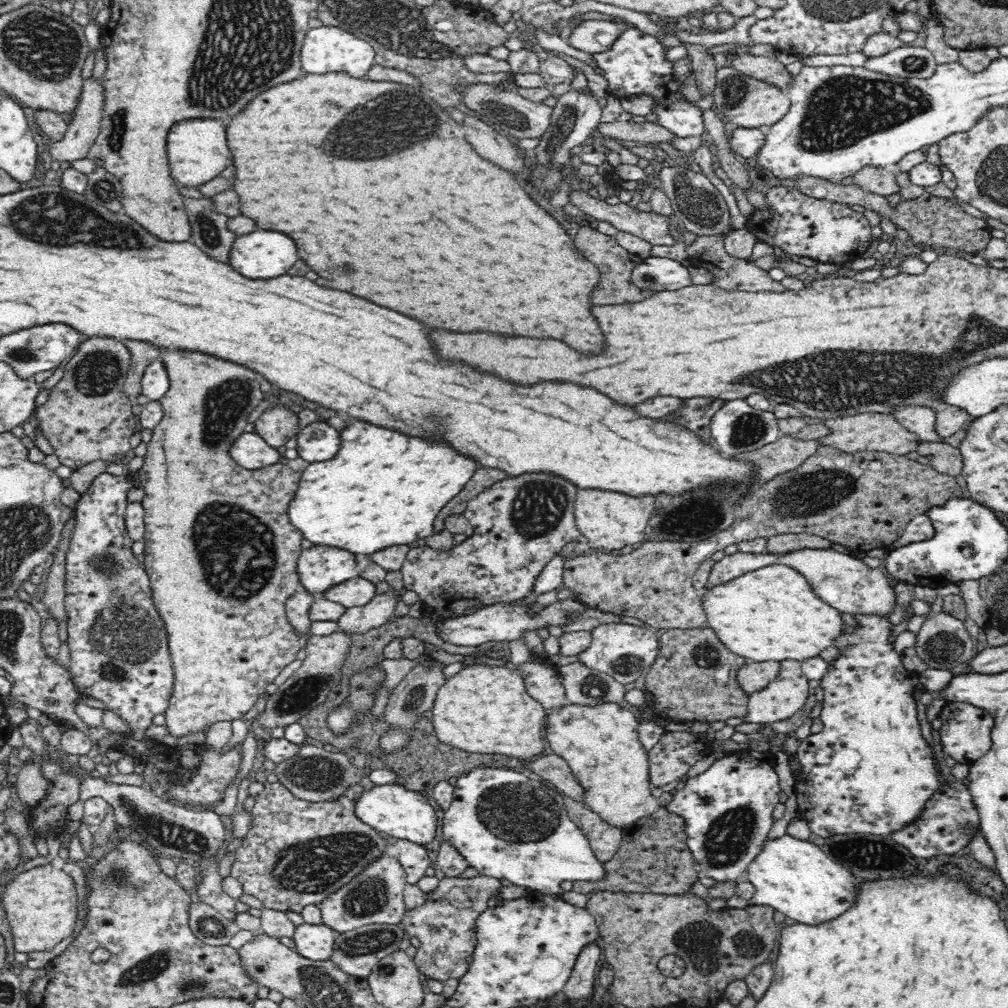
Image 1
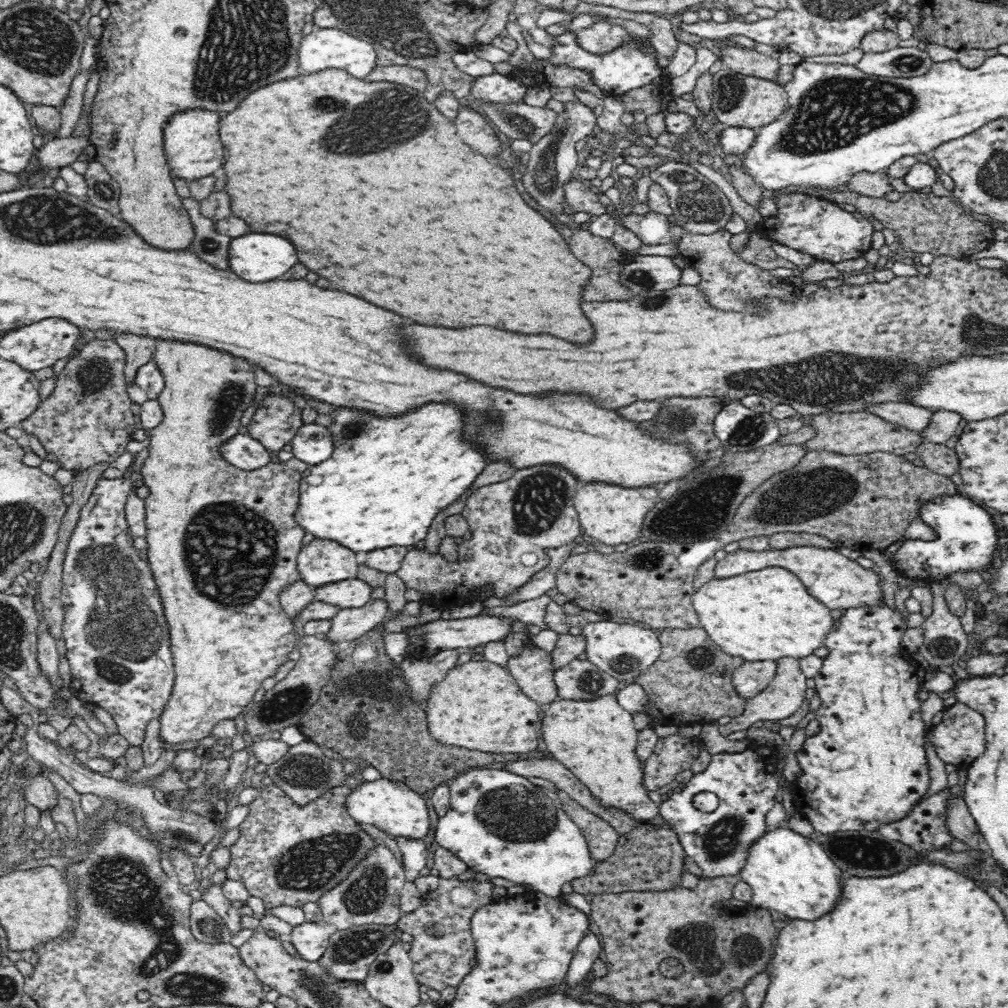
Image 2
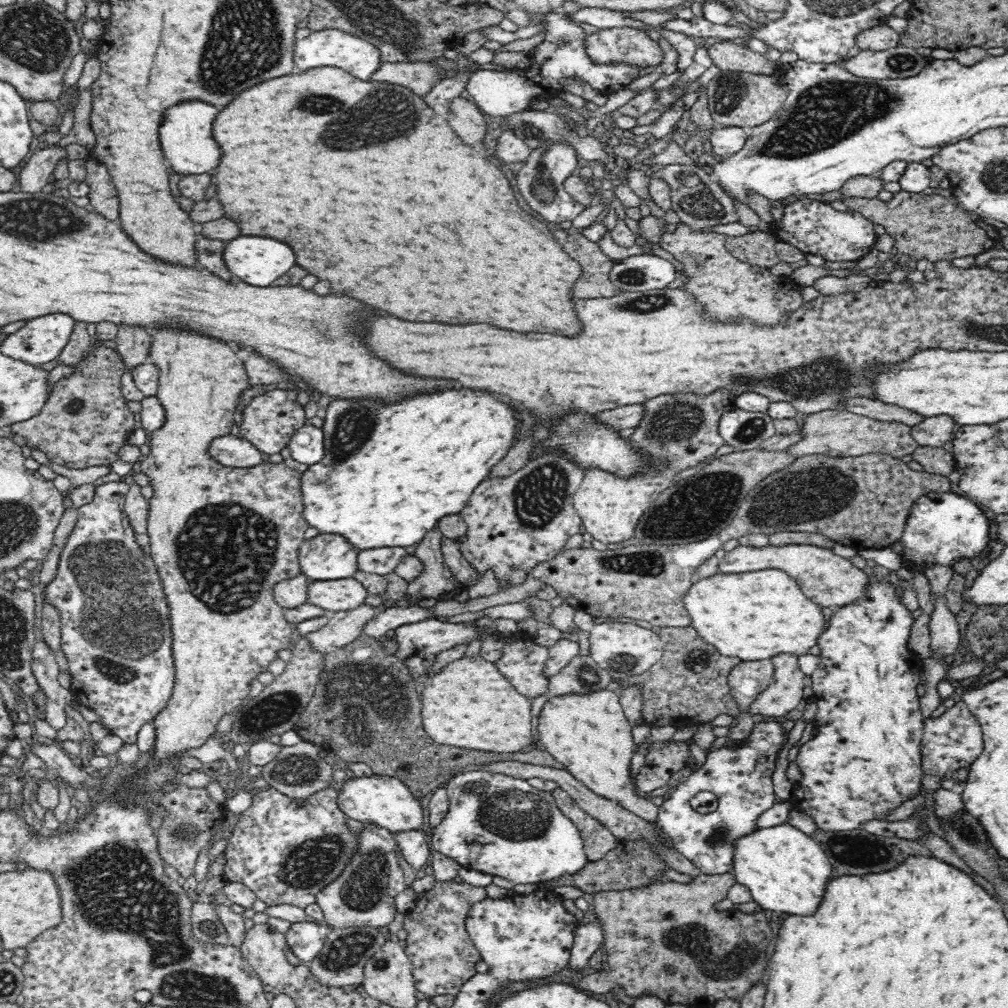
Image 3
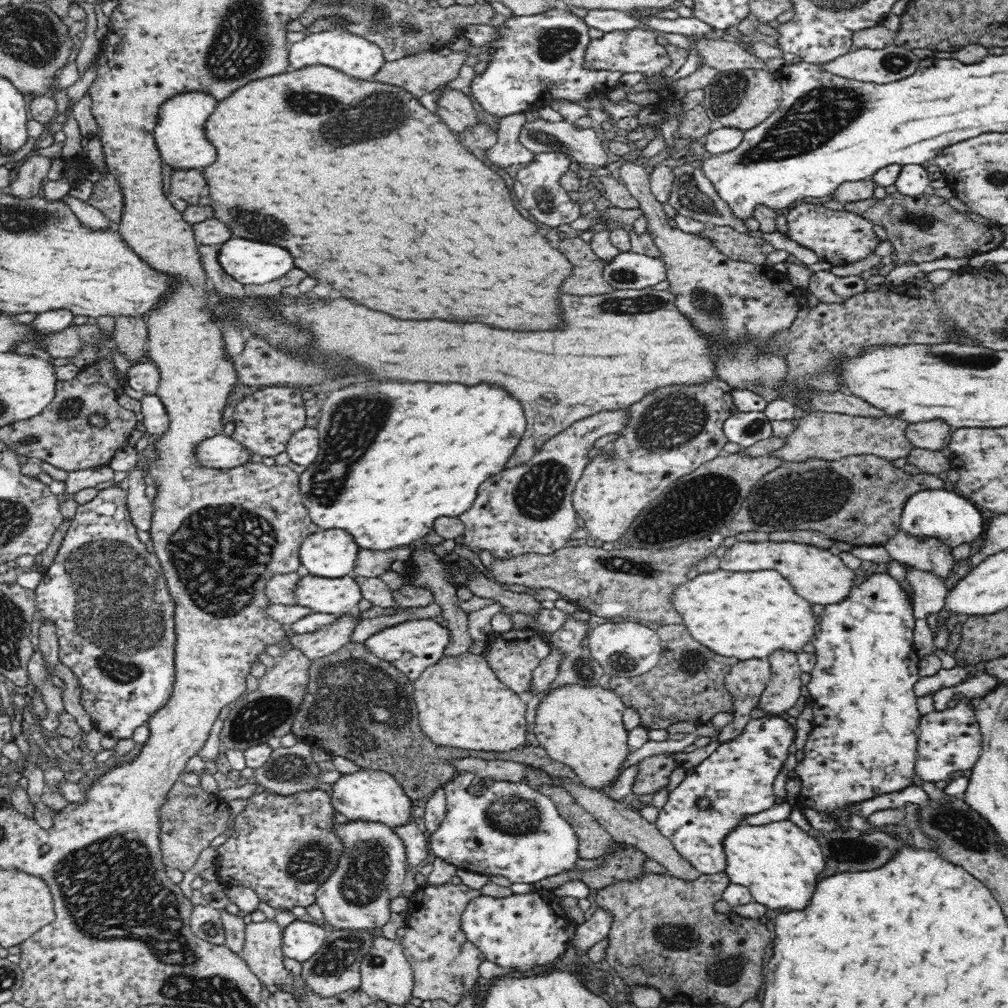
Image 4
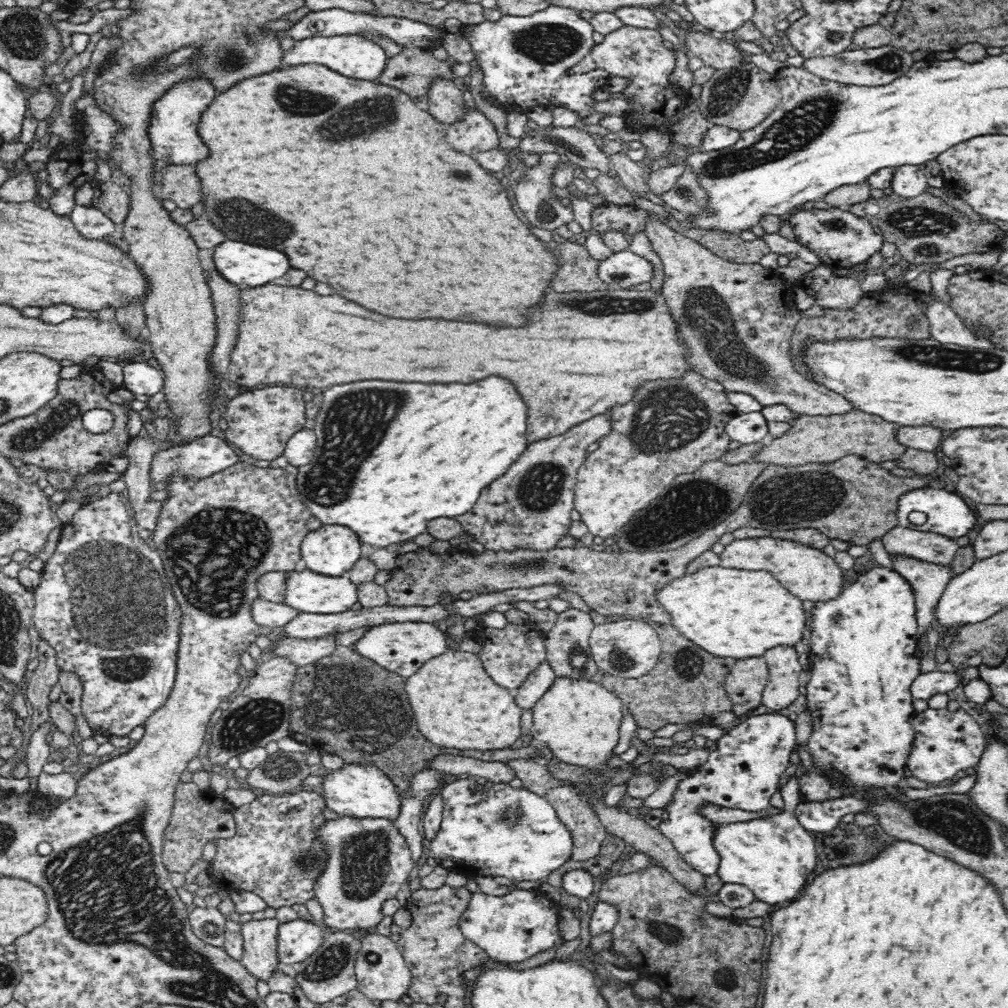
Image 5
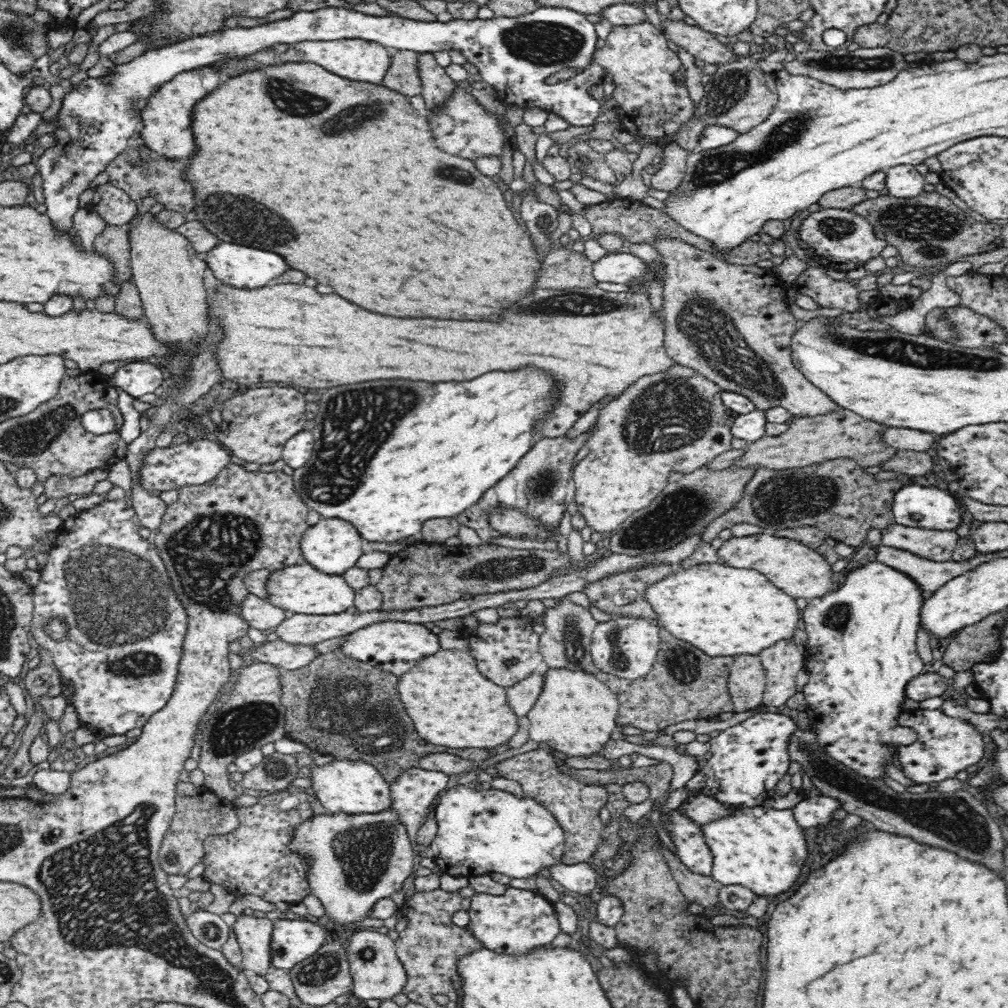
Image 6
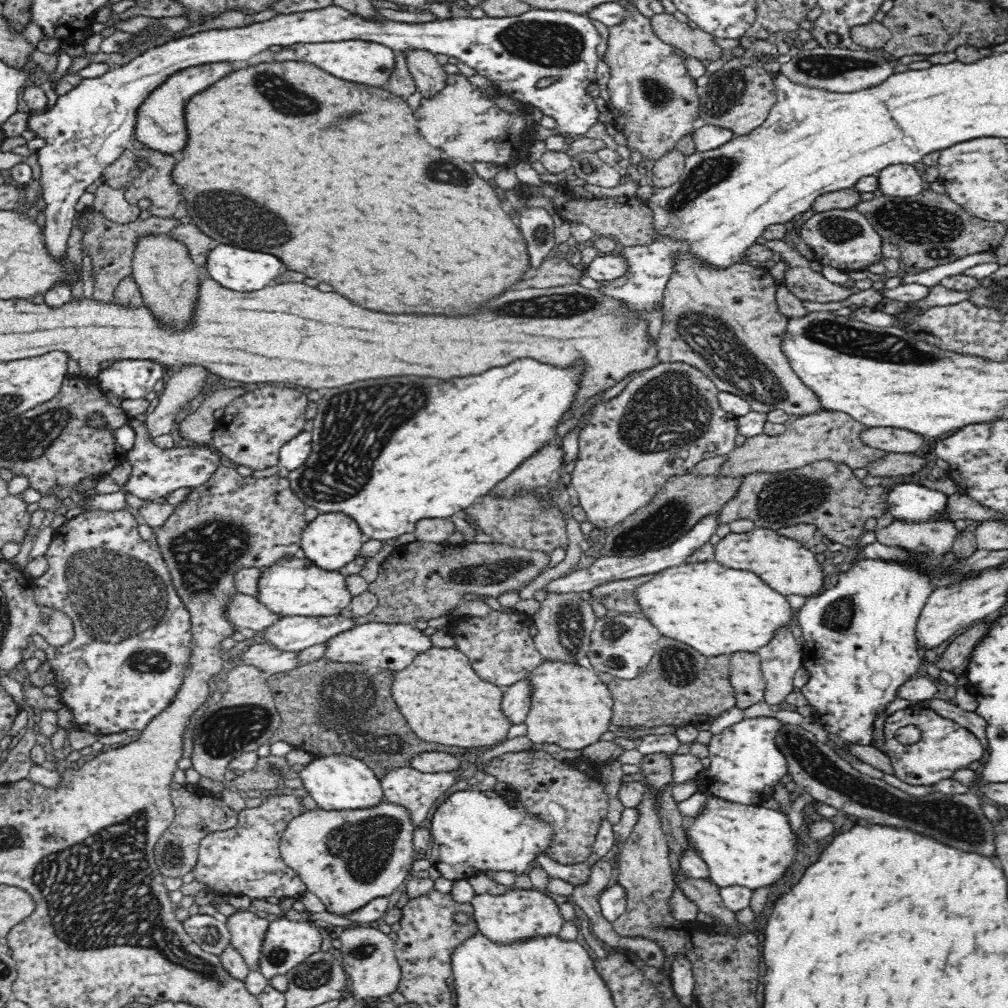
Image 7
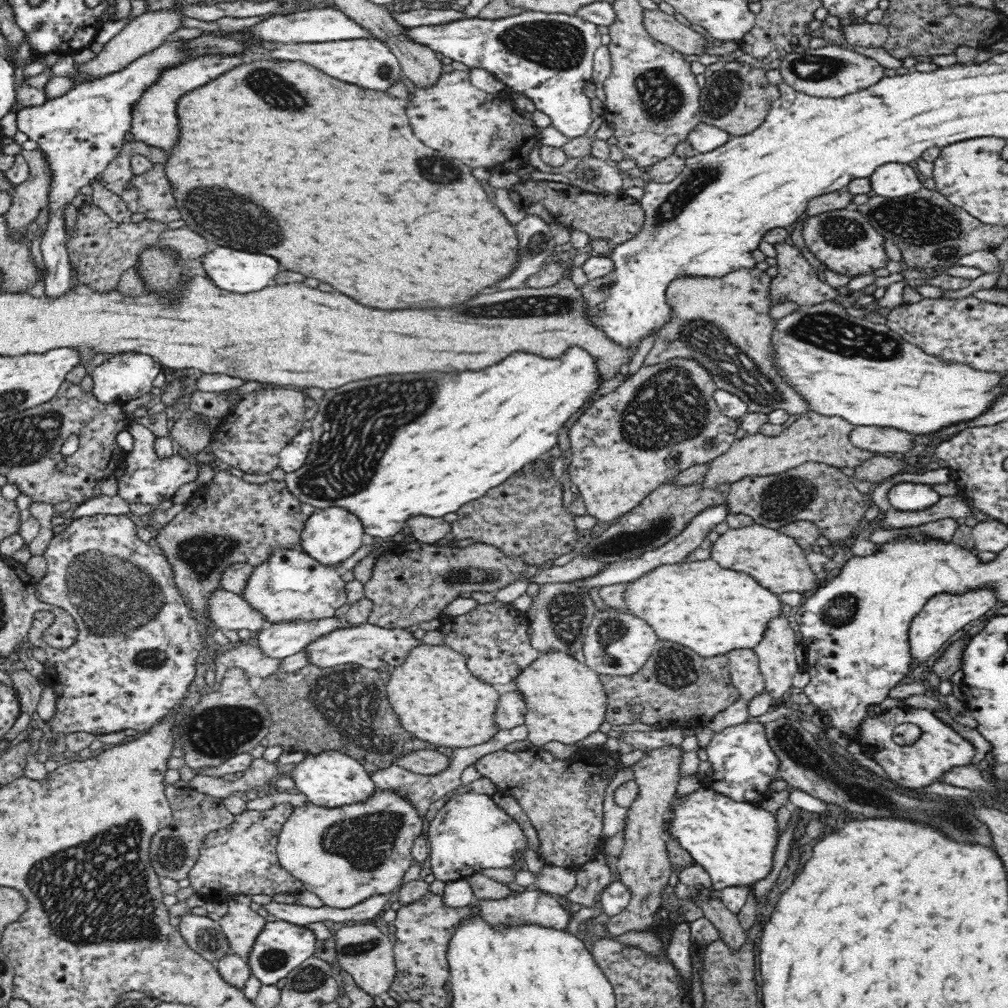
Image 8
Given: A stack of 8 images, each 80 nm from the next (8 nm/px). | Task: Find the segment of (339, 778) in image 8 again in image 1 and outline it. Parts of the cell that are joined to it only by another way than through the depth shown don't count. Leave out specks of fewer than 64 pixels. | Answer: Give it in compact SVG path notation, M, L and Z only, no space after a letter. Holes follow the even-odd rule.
M400 783L375 784L358 796L354 802L354 815L363 823L376 829L379 833L389 835L394 840L404 839L418 845L426 845L432 841L438 820L431 801L422 793L408 790Z

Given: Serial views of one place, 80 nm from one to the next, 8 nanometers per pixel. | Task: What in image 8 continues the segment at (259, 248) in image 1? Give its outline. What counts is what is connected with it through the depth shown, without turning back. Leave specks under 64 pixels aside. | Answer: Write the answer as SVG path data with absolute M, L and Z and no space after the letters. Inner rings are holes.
M218 245L217 248L207 252L200 258L200 262L206 272L206 276L222 290L236 292L236 294L248 294L254 290L262 290L266 286L274 284L274 276L278 274L278 262L266 254L248 254Z

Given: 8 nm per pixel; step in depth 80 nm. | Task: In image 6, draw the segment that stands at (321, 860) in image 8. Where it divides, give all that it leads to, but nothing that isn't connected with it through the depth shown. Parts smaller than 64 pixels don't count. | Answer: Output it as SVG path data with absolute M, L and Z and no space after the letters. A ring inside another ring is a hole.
M392 806L382 812L364 814L326 813L314 814L302 820L294 828L294 836L287 850L307 858L307 882L311 894L317 896L324 906L325 915L336 922L350 923L369 918L376 902L388 898L402 889L404 881L416 870L416 850L409 839L408 829Z

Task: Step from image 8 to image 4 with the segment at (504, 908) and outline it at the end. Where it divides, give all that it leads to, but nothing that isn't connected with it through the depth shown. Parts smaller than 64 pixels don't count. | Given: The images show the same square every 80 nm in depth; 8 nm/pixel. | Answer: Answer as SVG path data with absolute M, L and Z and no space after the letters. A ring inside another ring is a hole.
M536 888L504 898L480 894L466 906L461 924L466 938L485 954L487 960L514 972L522 972L554 962L571 946L572 942L564 932L564 925L568 922L565 911L561 899L548 889Z

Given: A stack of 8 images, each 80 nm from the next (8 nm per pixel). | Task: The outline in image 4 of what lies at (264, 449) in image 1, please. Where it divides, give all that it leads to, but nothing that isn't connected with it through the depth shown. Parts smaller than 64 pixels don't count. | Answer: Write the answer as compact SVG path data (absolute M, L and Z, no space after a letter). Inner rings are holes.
M217 435L194 446L194 459L205 469L227 469L246 464L250 451L232 438Z

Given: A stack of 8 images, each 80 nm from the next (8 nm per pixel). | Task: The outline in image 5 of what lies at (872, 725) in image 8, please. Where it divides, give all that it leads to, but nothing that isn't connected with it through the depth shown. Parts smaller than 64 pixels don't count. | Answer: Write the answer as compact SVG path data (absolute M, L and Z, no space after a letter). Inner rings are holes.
M928 707L920 712L912 712L908 723L916 731L906 758L906 766L914 778L929 785L943 785L956 778L960 770L976 767L980 762L987 741L976 720L963 709L949 712L945 708L936 710Z

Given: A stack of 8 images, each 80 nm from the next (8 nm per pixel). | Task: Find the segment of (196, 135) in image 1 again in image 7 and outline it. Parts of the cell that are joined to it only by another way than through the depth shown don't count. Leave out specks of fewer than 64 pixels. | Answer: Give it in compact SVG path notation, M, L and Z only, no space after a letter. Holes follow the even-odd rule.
M206 62L198 66L188 66L184 70L178 70L170 74L158 88L148 94L148 98L136 112L136 126L134 128L134 137L148 148L158 150L163 154L172 154L178 152L180 148L186 146L186 126L184 126L184 106L190 96L196 92L206 90L220 78L224 78L232 72L232 62Z

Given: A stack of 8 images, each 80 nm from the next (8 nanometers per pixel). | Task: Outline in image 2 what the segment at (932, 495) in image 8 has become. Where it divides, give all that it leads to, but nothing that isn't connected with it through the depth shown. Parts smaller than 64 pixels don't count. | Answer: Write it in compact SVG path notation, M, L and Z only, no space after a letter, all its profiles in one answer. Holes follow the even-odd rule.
M959 495L933 497L920 508L918 516L936 533L935 540L904 538L900 548L893 553L895 568L904 576L931 584L934 578L944 578L961 570L972 572L988 567L996 548L1002 548L1005 539L998 526L996 515L972 500Z

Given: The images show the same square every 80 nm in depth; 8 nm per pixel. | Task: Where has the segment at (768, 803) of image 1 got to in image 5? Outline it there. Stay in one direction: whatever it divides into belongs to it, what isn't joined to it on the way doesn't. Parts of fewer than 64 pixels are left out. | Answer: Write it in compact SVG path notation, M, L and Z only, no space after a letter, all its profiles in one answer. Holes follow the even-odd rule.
M760 710L749 713L747 720L736 725L730 730L724 730L722 736L715 740L716 750L709 754L707 761L695 768L690 776L683 780L673 794L673 801L666 808L662 815L662 822L659 824L660 832L672 842L680 857L694 870L704 876L715 875L719 868L719 855L713 846L714 823L702 817L698 808L706 802L724 806L726 808L738 808L748 812L758 812L768 808L768 802L772 794L777 791L780 775L790 765L790 754L792 753L795 737L795 722L785 715L776 712Z

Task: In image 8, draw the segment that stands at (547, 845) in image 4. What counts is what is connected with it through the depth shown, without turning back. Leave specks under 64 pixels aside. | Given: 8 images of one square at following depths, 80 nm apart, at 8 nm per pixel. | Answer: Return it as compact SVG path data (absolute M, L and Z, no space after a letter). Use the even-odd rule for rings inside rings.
M468 790L454 794L439 810L435 818L429 822L427 839L430 844L432 874L436 880L444 884L466 879L468 876L479 873L483 868L518 869L522 867L523 859L514 858L514 854L517 850L524 852L527 845L526 836L520 826L492 801L491 796Z

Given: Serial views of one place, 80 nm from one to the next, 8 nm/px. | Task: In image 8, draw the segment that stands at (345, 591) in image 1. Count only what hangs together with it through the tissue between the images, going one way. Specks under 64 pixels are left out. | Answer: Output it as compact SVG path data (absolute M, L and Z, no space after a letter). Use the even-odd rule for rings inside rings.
M276 546L264 562L252 568L240 597L262 615L265 626L284 621L324 620L332 618L334 612L346 604L341 573L340 566L322 564L304 550Z

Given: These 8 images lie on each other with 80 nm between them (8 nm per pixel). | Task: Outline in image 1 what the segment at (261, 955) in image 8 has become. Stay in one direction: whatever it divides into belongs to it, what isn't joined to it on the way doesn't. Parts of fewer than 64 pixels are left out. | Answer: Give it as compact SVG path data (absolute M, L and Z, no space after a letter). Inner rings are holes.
M303 923L295 928L292 940L298 953L313 961L323 961L330 958L332 944L337 932L324 924Z

